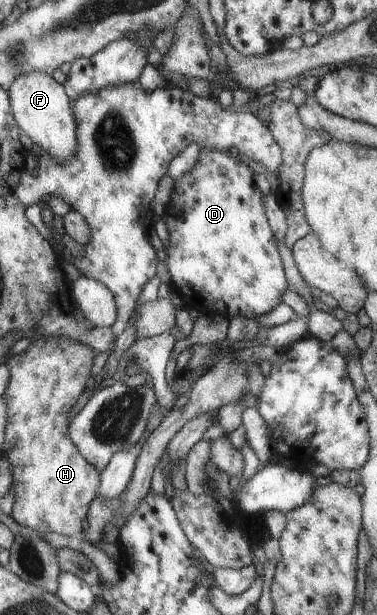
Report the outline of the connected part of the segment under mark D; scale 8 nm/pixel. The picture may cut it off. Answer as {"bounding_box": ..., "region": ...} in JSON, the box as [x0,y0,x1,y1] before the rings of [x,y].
{"bounding_box":[162,148,285,319],"region":[[[199,148],[197,160],[190,171],[183,173],[179,179],[174,181],[172,194],[169,196],[162,221],[166,225],[168,231],[168,246],[164,247],[166,251],[166,259],[164,263],[170,275],[170,285],[173,290],[183,299],[183,306],[191,308],[204,314],[219,314],[224,318],[232,318],[236,315],[241,317],[249,317],[255,319],[258,315],[267,314],[271,311],[281,299],[281,293],[285,289],[285,277],[283,277],[283,267],[279,261],[279,253],[275,249],[275,241],[271,235],[270,225],[267,225],[265,219],[266,207],[263,207],[263,193],[255,187],[253,183],[253,171],[250,167],[243,165],[243,160],[234,158],[229,151],[216,150],[215,148]]]}

